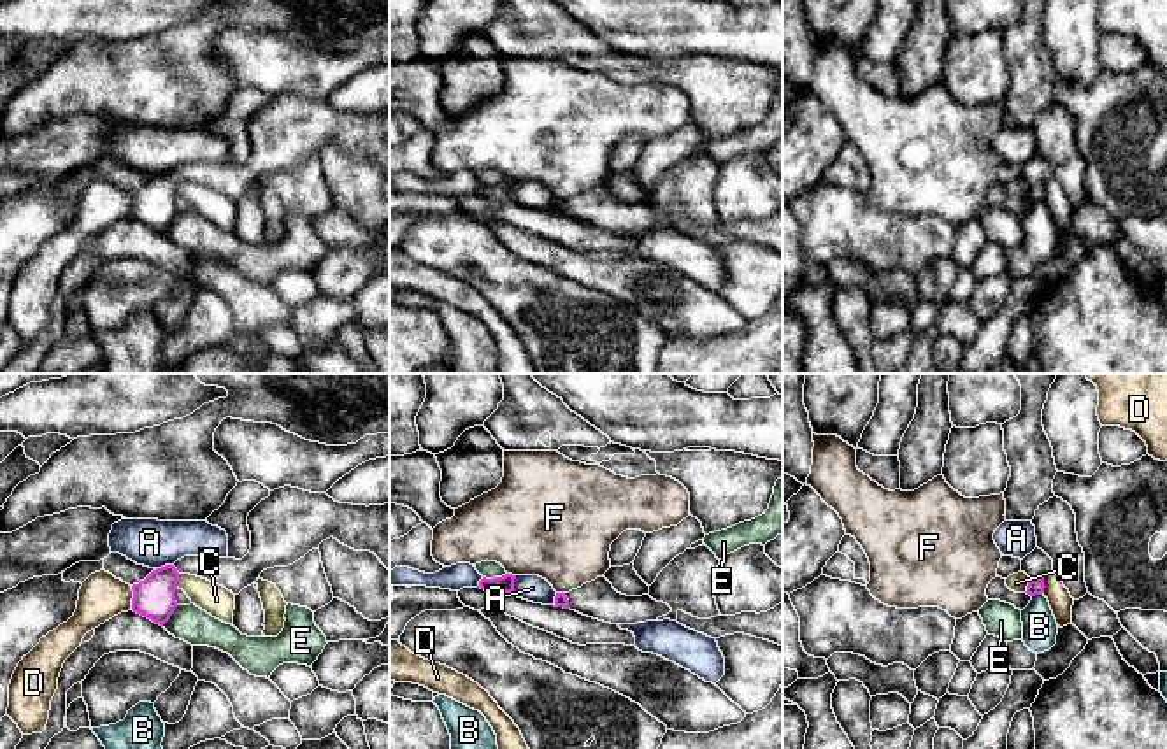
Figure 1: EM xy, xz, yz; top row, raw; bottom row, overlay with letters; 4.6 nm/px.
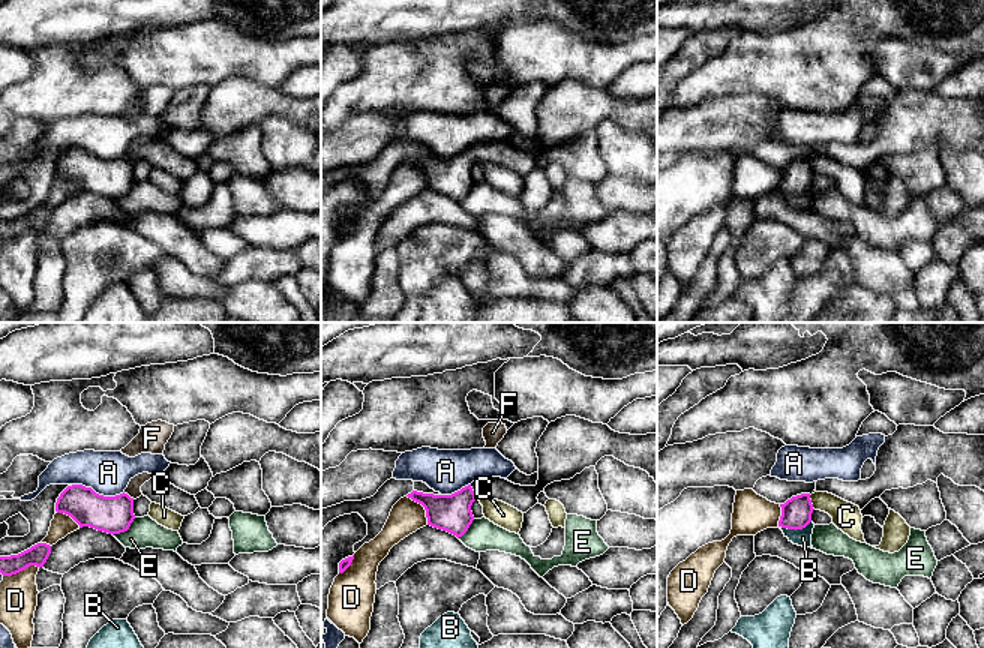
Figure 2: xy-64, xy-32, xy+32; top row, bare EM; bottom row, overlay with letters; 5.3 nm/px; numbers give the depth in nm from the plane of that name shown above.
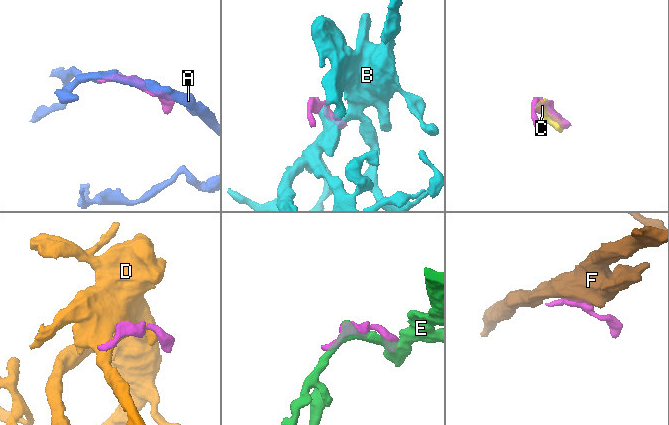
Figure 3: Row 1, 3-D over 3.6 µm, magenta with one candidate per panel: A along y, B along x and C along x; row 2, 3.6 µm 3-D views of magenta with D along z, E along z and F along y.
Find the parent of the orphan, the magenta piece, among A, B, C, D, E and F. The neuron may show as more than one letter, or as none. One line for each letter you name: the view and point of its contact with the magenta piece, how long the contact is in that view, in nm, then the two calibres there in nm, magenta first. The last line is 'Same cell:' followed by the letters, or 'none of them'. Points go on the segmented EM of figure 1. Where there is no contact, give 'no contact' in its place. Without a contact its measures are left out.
Same cell: none of them

